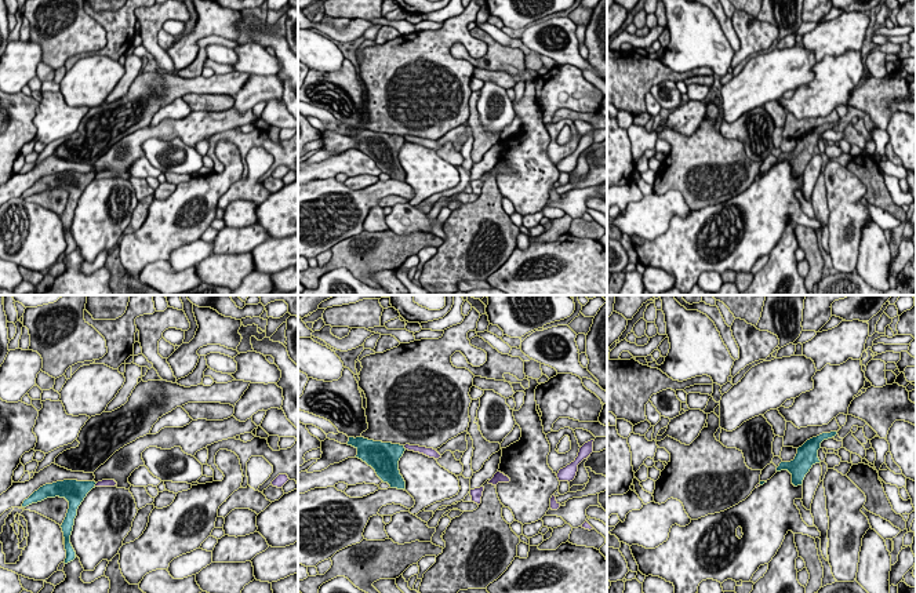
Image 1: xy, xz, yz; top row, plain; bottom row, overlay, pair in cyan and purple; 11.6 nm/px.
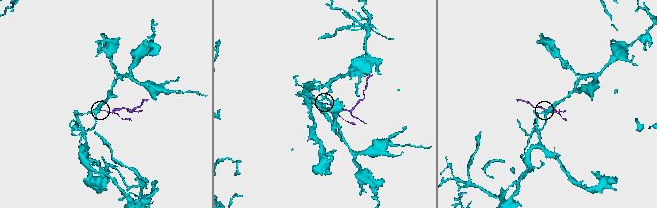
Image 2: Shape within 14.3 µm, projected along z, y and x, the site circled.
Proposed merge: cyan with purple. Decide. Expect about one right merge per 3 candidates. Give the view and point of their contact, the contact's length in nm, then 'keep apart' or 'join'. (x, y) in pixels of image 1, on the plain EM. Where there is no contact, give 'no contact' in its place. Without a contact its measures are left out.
xy (95, 174) | 60 nm | keep apart

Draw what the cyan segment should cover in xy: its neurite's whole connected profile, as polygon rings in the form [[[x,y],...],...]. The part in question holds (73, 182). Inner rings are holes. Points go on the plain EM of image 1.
[[[63,171],[52,175],[46,175],[34,182],[28,190],[23,192],[22,199],[32,194],[41,193],[47,189],[65,189],[69,193],[69,200],[66,208],[61,217],[65,229],[66,250],[65,255],[76,250],[76,243],[70,234],[70,226],[74,217],[74,210],[77,207],[77,200],[87,188],[87,185],[95,179],[95,172],[77,172],[77,171]]]

